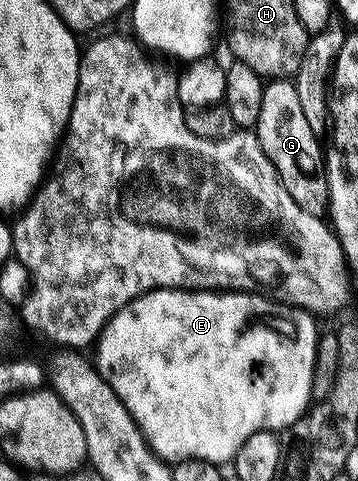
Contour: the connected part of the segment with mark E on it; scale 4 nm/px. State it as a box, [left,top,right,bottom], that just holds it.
[99,289,319,463]

